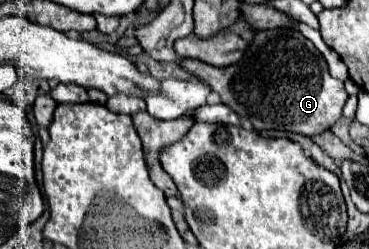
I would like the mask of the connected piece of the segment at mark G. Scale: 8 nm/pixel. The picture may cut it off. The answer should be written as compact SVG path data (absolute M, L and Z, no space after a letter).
M293 27L255 31L241 61L225 69L195 59L185 59L183 69L203 79L215 93L219 93L225 105L247 119L257 131L281 129L313 137L331 129L341 119L343 105L349 97L343 81L329 75L323 55Z

